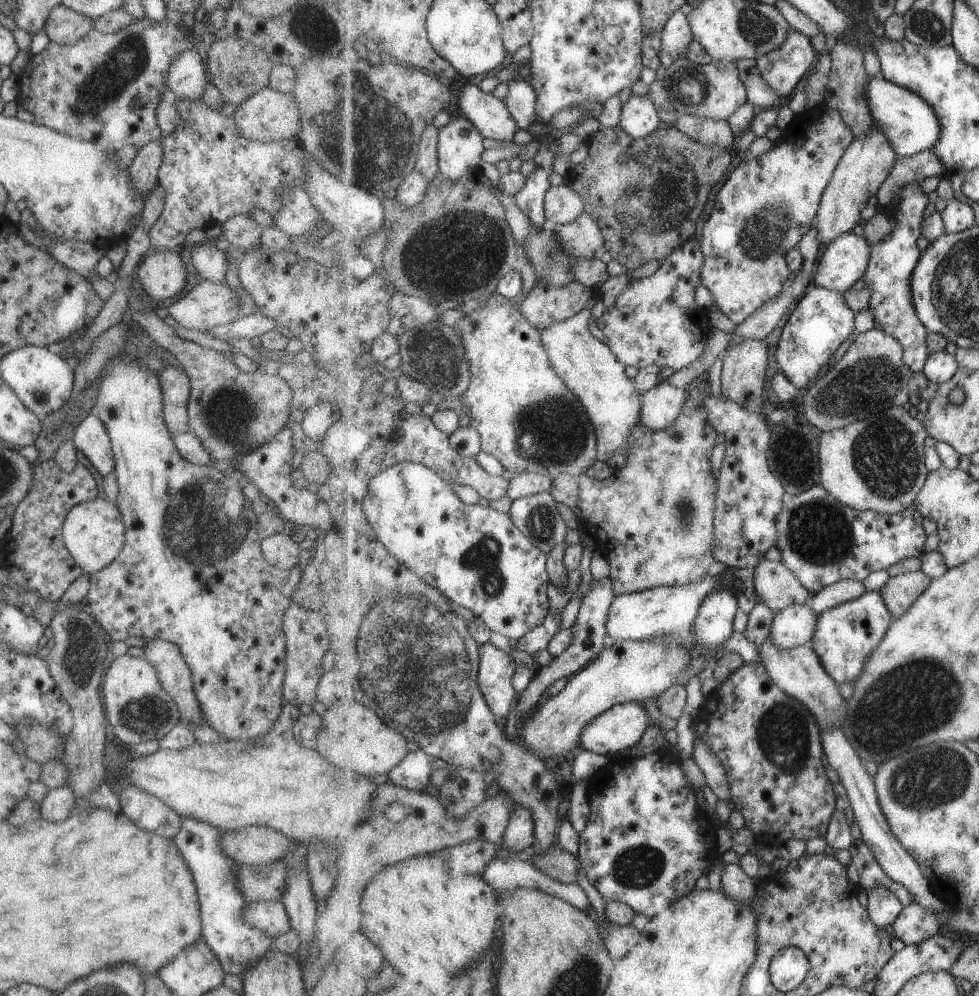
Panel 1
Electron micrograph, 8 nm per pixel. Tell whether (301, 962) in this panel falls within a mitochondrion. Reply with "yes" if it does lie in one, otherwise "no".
no

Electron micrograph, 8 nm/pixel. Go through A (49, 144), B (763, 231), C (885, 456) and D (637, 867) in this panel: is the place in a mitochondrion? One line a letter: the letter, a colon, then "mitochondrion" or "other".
A: other
B: mitochondrion
C: mitochondrion
D: mitochondrion

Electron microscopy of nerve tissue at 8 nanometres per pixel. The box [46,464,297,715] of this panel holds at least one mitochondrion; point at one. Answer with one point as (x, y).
(197, 528)

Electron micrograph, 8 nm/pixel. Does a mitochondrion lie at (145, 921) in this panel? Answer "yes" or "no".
no

